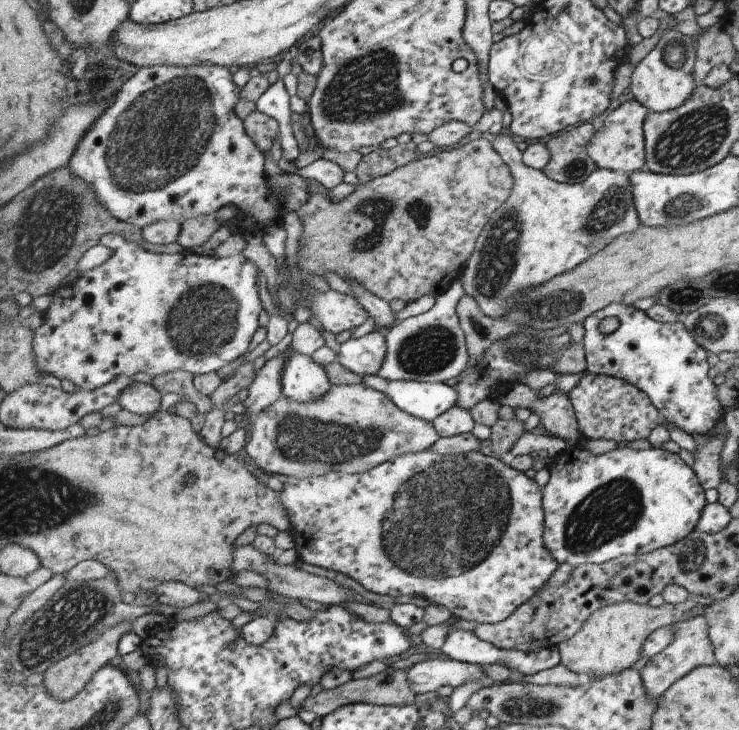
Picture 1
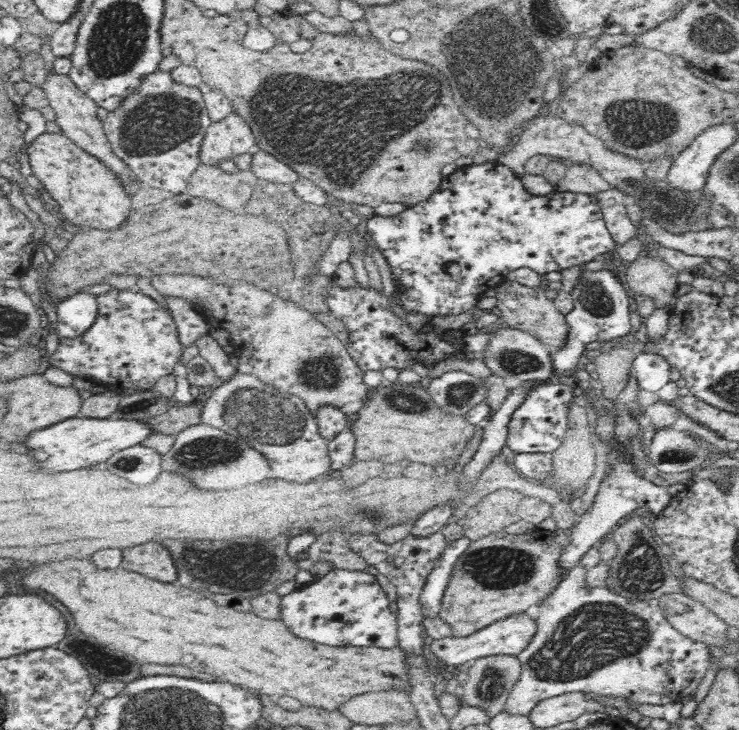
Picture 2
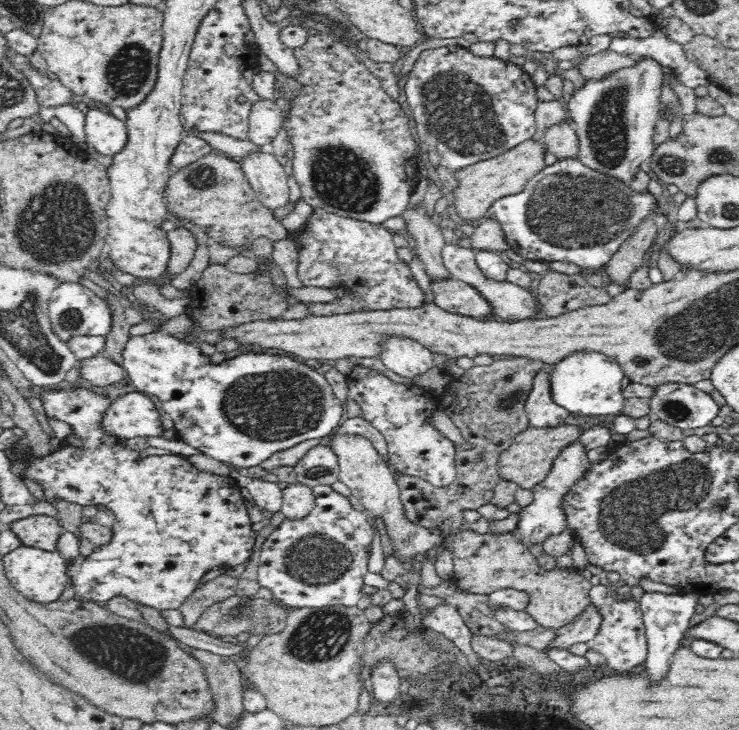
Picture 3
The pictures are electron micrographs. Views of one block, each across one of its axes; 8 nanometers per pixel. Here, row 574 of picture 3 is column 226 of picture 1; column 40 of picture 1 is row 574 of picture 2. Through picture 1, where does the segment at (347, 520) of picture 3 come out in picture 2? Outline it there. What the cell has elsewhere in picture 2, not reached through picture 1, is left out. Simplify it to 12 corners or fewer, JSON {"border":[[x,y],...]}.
{"border":[[331,569],[282,598],[297,637],[399,646],[376,576]]}

